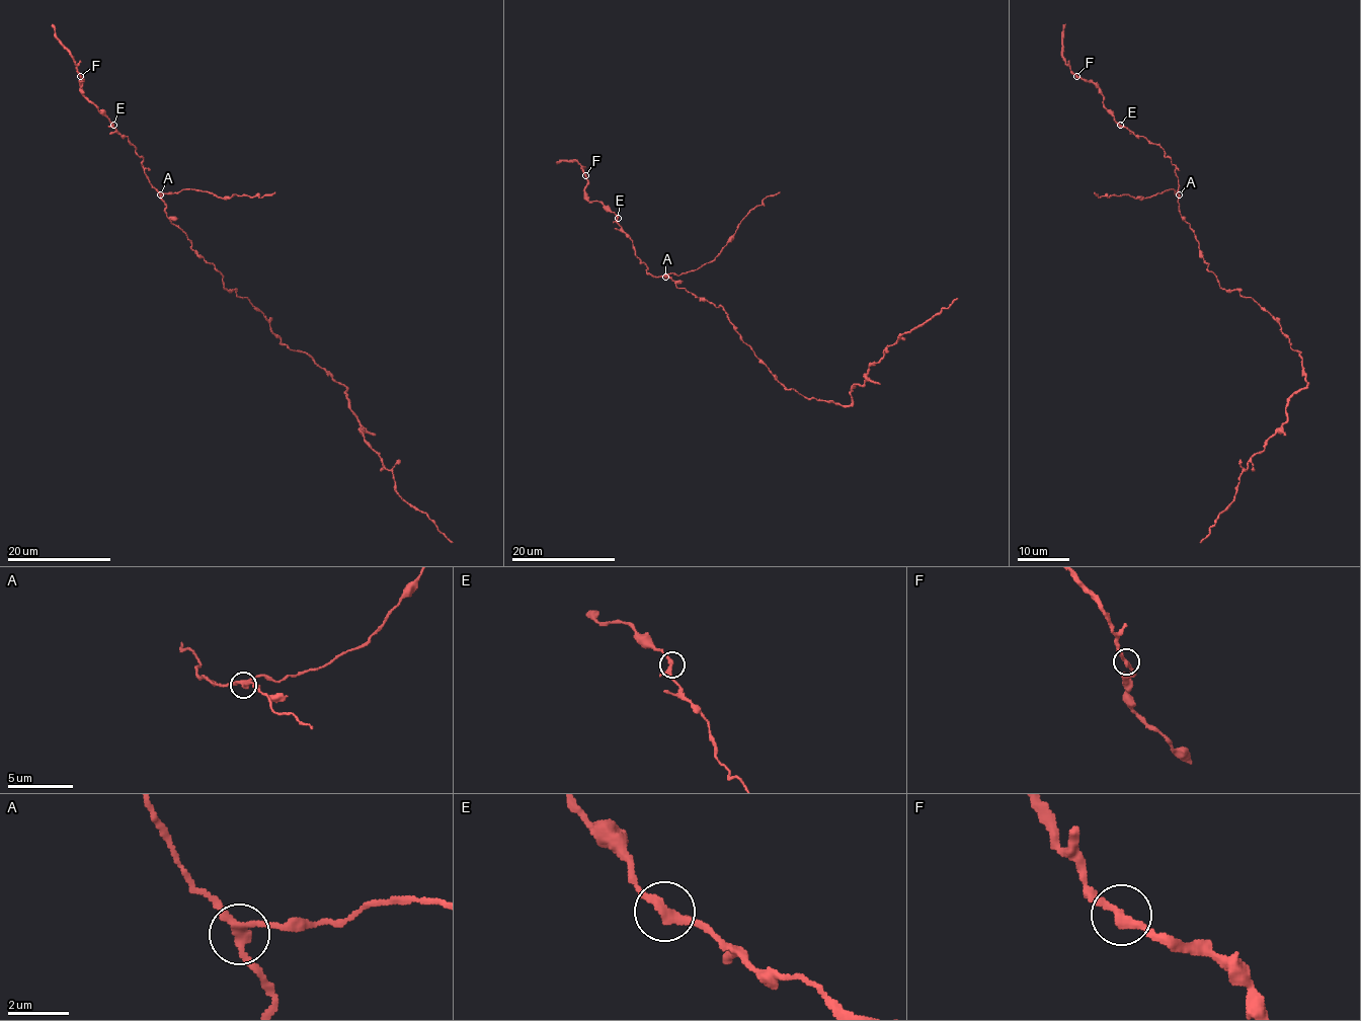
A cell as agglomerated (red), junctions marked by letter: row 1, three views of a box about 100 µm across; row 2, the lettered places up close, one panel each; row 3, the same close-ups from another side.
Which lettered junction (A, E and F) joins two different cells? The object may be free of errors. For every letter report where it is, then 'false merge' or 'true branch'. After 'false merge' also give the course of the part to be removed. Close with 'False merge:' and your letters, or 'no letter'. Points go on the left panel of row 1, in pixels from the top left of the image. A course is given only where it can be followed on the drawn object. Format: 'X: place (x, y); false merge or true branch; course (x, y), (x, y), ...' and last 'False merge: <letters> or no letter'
A: place (160, 194); false merge; course (160, 195), (182, 189), (204, 191), (220, 198), (261, 197), (275, 192)
E: place (113, 125); true branch
F: place (80, 76); true branch
False merge: A

